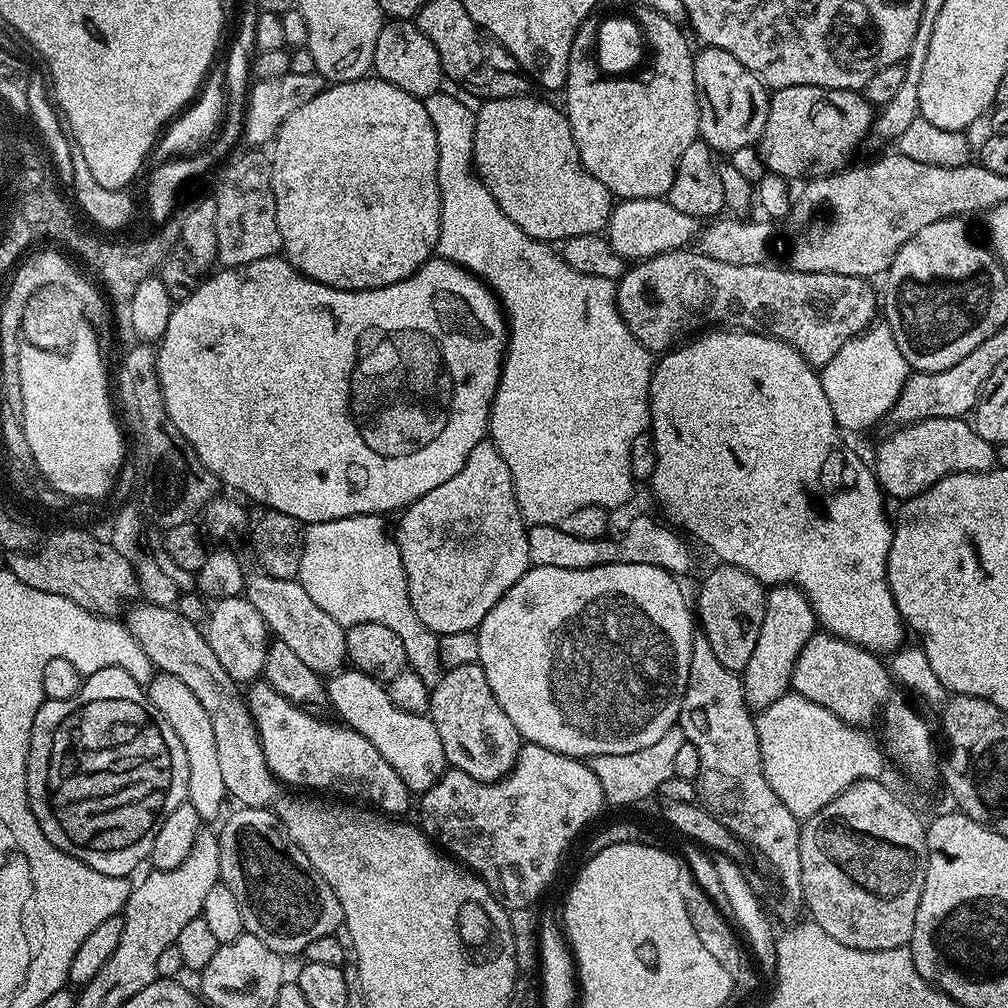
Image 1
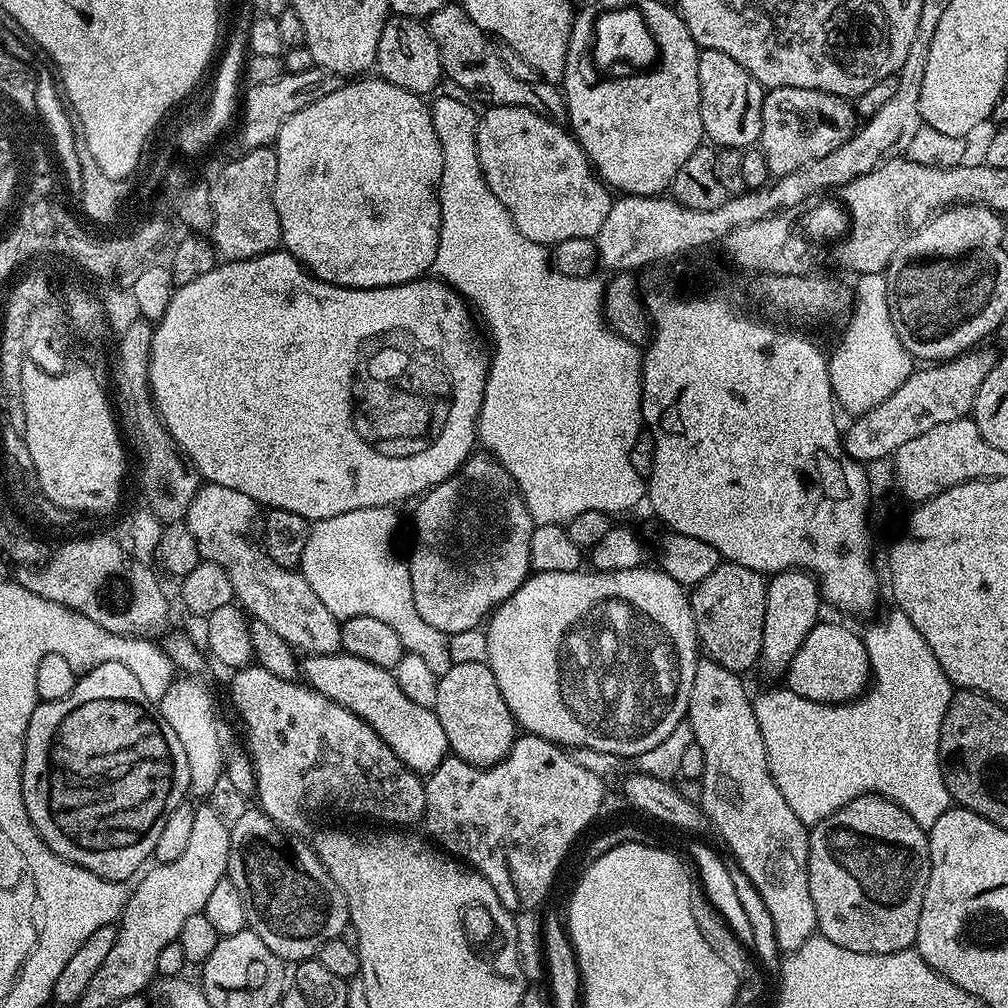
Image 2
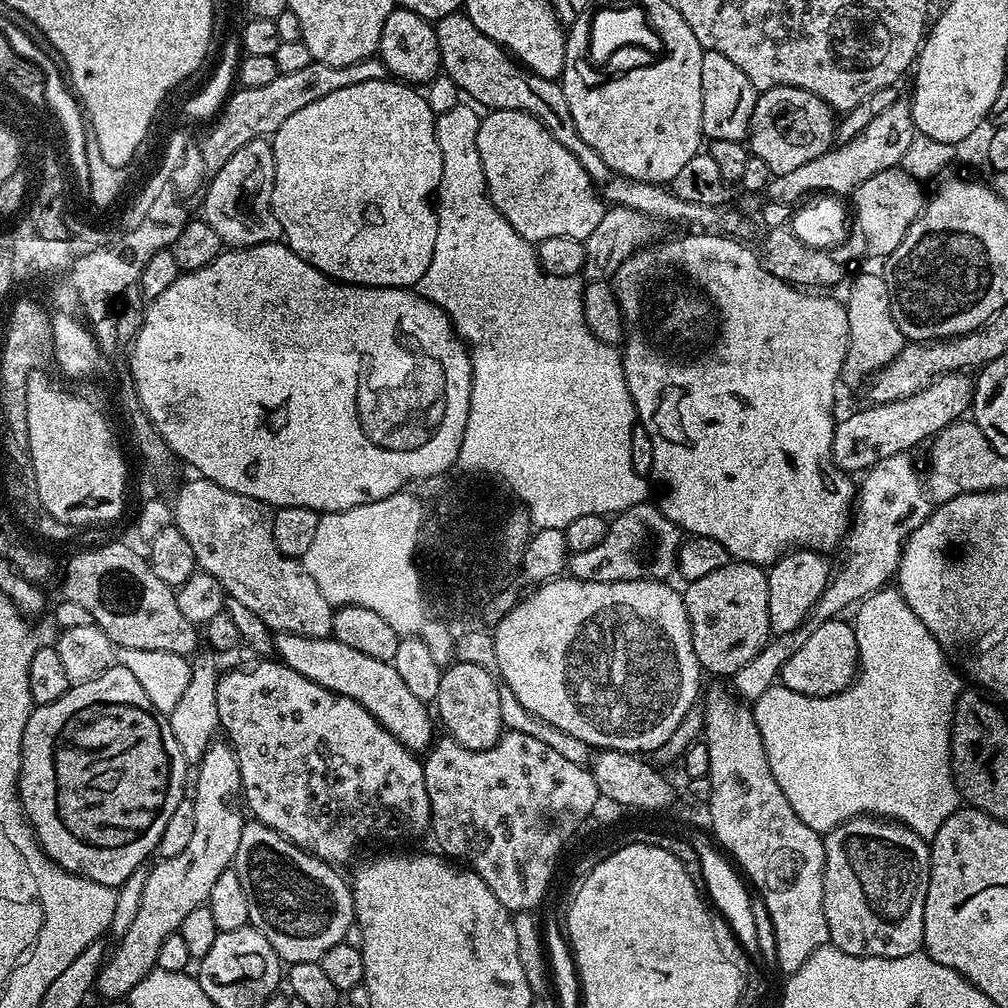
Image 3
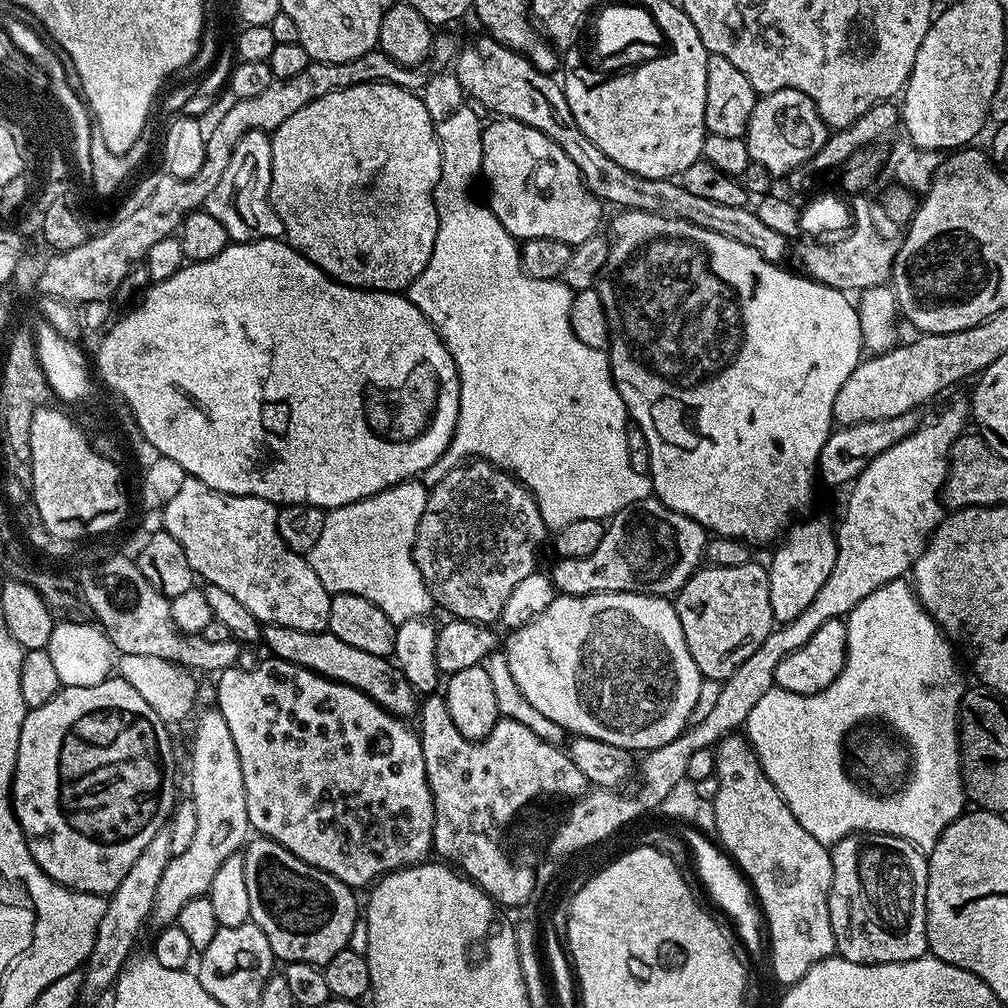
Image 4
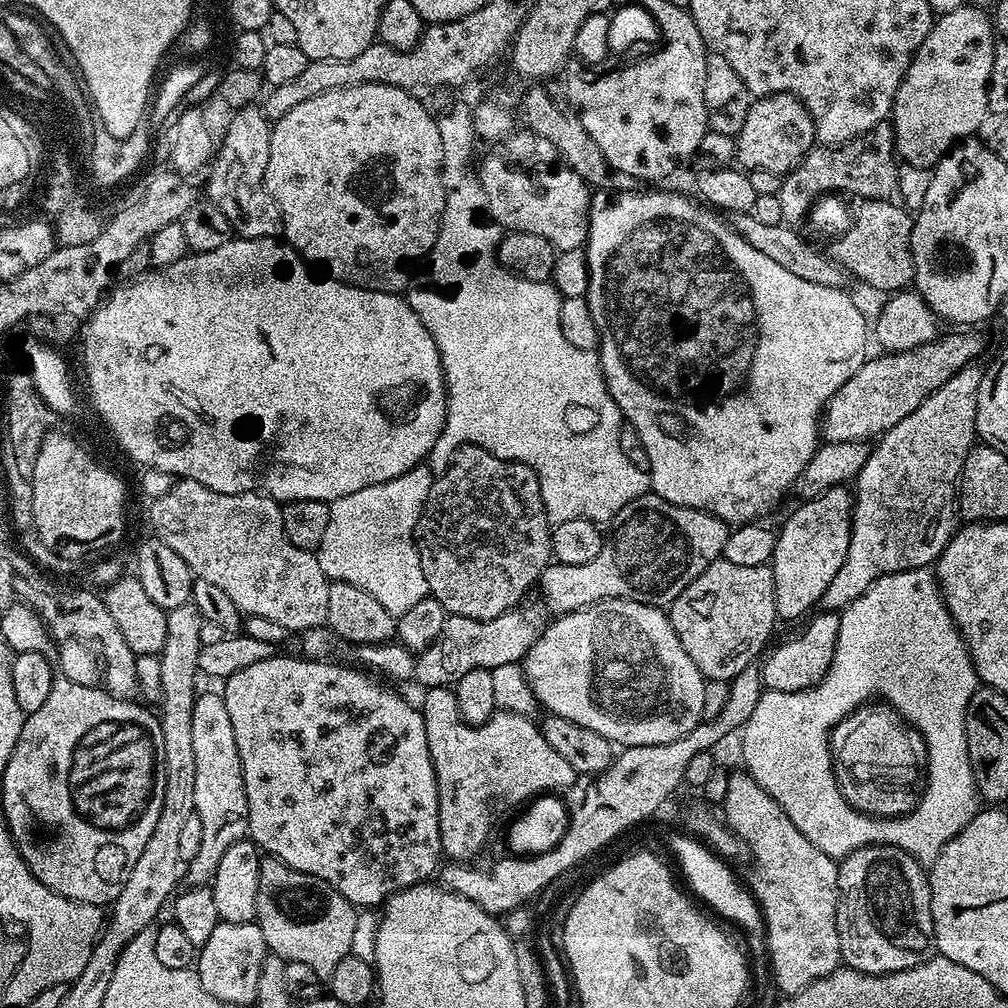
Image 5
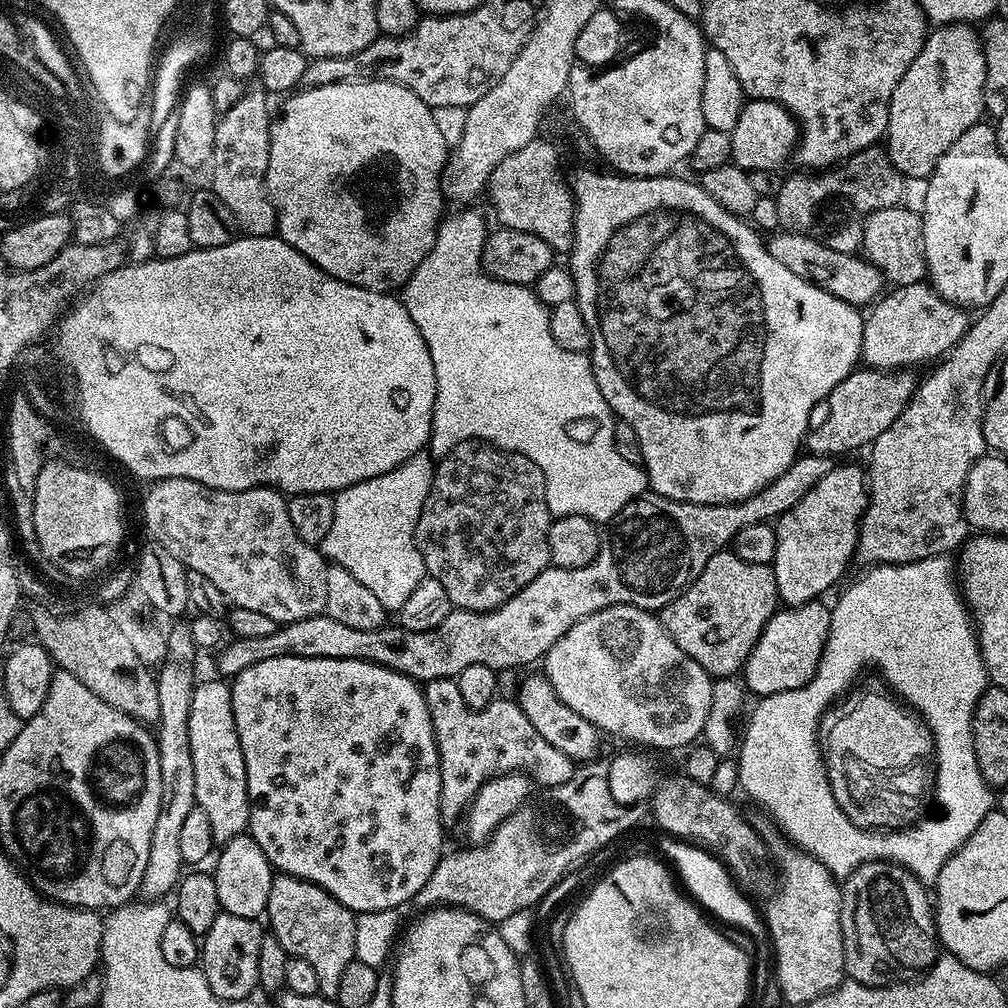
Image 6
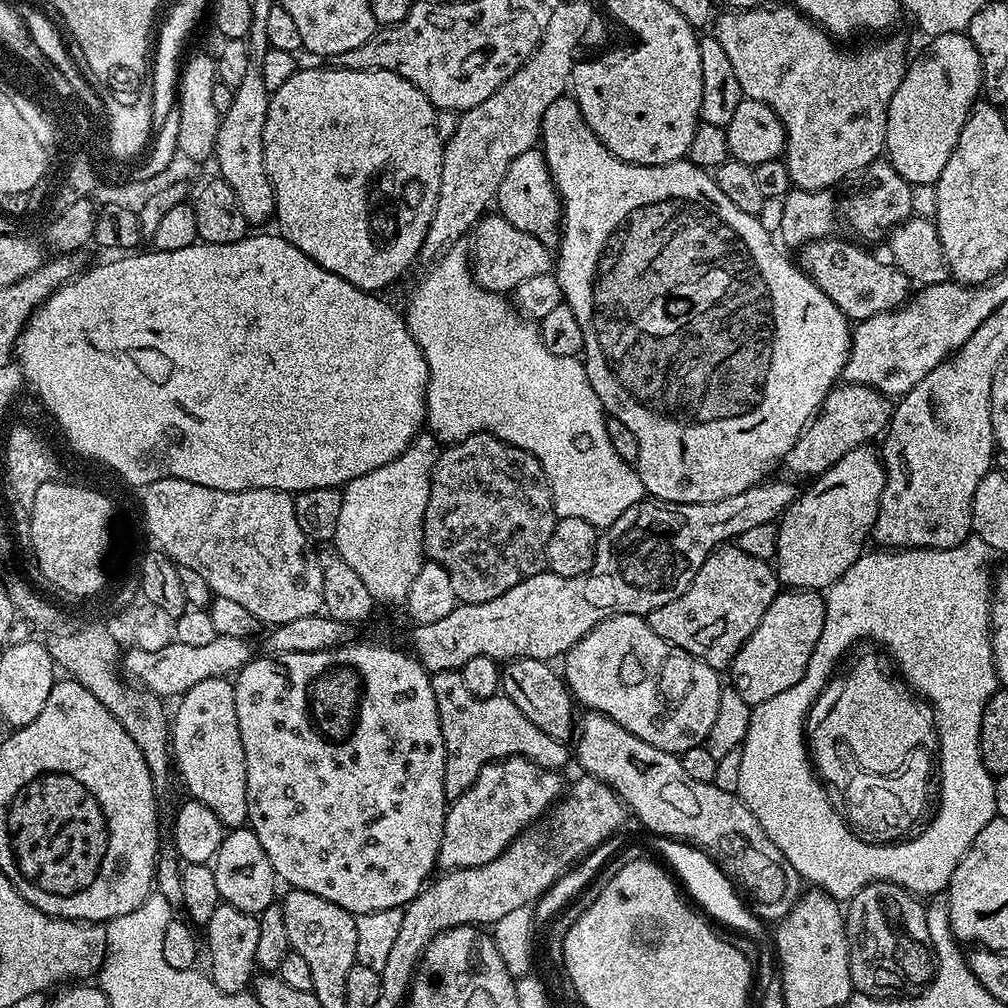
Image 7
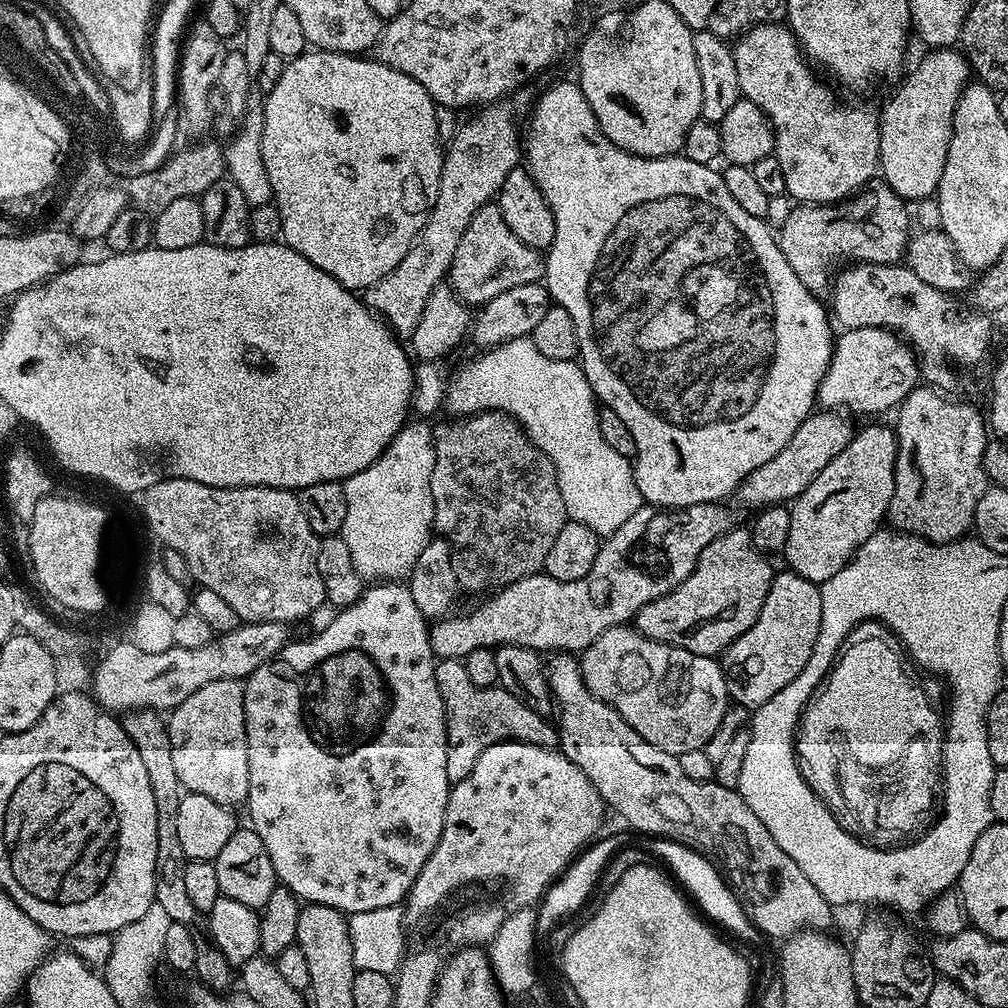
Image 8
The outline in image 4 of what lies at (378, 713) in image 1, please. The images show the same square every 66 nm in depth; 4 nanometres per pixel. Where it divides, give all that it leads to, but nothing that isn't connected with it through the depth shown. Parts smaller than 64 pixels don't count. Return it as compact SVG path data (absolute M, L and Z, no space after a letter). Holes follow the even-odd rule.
M265 624L262 628L262 644L269 648L271 655L277 660L285 660L291 664L297 664L303 668L308 668L312 672L316 672L320 676L330 678L339 684L349 684L358 690L362 690L374 702L378 702L378 706L382 706L394 716L408 718L408 715L415 713L418 708L418 693L410 686L410 682L406 682L406 674L402 674L402 670L395 662L391 662L387 656L379 656L378 654L369 654L367 650L357 650L356 647L350 646L346 642L342 642L342 638L334 638L332 632L307 632L306 630L290 630L286 626L278 626L277 624Z

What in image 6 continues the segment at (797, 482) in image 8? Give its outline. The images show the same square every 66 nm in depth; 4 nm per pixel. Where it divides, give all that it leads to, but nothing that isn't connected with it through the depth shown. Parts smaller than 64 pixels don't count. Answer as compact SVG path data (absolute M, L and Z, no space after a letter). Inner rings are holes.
M867 366L857 367L834 390L827 398L826 409L828 413L824 416L824 421L820 425L809 431L806 437L806 448L811 455L827 456L829 458L840 458L843 452L852 452L855 448L867 449L882 434L882 430L890 430L890 425L894 423L894 418L906 410L906 406L911 402L912 397L918 387L917 377L912 377L913 373L908 370L881 370Z

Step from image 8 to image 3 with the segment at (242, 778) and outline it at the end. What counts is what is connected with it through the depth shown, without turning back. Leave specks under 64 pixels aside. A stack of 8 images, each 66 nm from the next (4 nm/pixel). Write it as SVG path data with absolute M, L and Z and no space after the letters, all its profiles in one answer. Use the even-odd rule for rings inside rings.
M213 742L206 750L206 754L200 760L194 772L194 784L196 780L196 793L190 796L194 806L194 835L186 845L186 850L174 858L165 860L157 859L153 868L147 869L148 878L146 886L142 888L142 902L138 906L138 914L134 914L134 922L130 922L130 930L126 930L124 936L119 937L116 950L105 959L104 967L96 975L95 991L101 992L108 1000L123 1001L134 989L134 986L146 978L156 968L158 962L158 950L166 938L177 935L182 926L182 918L190 914L190 910L205 907L208 903L210 889L214 882L226 871L233 867L236 851L238 850L238 838L242 838L245 817L240 817L240 812L235 808L238 804L240 786L240 767L236 761L236 755L232 752L231 744L227 742Z

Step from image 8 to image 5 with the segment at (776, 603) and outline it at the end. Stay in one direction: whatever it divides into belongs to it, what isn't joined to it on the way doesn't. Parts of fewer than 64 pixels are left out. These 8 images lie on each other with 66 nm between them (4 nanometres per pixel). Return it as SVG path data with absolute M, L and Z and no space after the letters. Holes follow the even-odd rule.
M820 610L808 622L809 624L797 636L784 641L776 649L773 647L772 654L765 660L764 664L762 663L764 687L767 691L801 692L807 688L815 688L826 674L826 670L830 670L830 662L834 658L834 650L838 642L840 612Z

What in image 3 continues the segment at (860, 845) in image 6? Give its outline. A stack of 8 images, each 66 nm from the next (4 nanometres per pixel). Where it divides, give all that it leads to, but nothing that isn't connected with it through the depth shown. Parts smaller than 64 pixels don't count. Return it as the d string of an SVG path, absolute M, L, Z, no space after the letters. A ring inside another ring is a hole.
M885 586L874 595L867 596L855 612L854 627L857 637L872 636L872 657L869 660L867 657L866 662L861 663L858 675L850 687L833 696L807 696L785 688L783 684L777 682L770 690L766 690L766 694L762 694L762 698L758 698L751 705L756 725L762 734L762 742L766 746L766 758L770 762L770 770L778 786L782 786L782 794L786 794L786 802L794 806L794 814L798 814L798 818L802 818L802 822L806 822L806 826L810 826L815 832L823 834L834 826L851 820L854 816L871 814L905 824L918 835L931 838L938 834L942 822L946 822L946 818L950 818L950 814L954 814L962 804L960 792L952 777L952 751L950 750L952 715L962 691L961 673L952 672L953 661L946 655L944 645L939 644L934 634L926 630L926 626L922 626L922 618L918 618L918 614L914 614L914 610L906 606L902 594L895 587Z

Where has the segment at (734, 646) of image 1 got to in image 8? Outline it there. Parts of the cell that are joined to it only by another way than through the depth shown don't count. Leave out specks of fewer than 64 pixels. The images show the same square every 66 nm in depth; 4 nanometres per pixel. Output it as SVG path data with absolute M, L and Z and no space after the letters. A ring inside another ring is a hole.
M733 527L731 532L722 534L702 550L690 578L682 582L670 594L657 600L651 600L634 617L634 627L646 638L659 644L670 644L673 648L681 648L692 652L695 656L719 657L731 644L754 622L758 622L758 614L762 614L762 602L766 602L766 594L770 594L774 568L768 565L769 557L752 546L752 534L747 527Z

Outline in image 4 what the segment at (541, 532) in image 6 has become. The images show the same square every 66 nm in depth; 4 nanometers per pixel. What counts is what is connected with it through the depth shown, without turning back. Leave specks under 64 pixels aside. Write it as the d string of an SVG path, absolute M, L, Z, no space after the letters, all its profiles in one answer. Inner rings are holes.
M469 459L463 464L452 467L449 472L444 475L438 482L438 486L430 489L428 501L426 502L426 510L422 510L422 518L418 522L418 530L414 534L414 542L412 543L412 557L418 566L418 570L422 574L422 578L428 587L428 593L432 595L433 601L437 605L440 604L449 613L449 617L458 620L469 620L475 624L491 625L492 620L496 620L500 616L500 611L508 604L508 599L519 590L520 584L524 584L532 576L532 571L536 568L536 551L544 544L544 535L546 529L542 522L542 514L538 510L538 502L532 497L532 491L524 485L521 480L511 476L509 472L503 472L501 468L496 468L489 460Z

